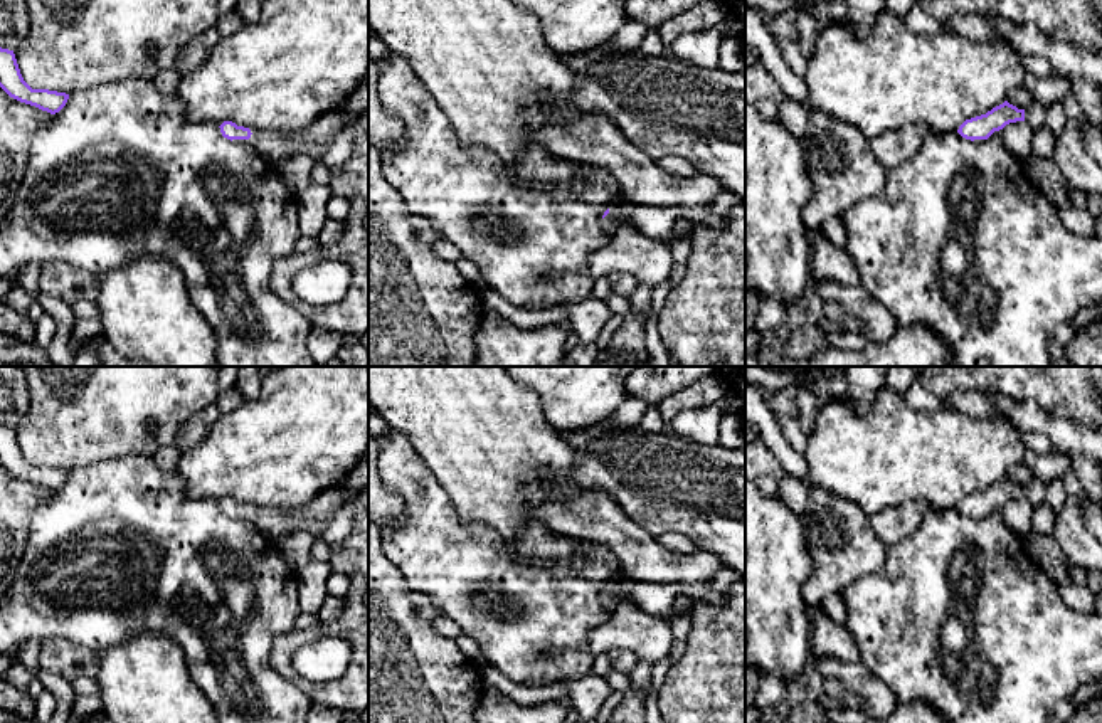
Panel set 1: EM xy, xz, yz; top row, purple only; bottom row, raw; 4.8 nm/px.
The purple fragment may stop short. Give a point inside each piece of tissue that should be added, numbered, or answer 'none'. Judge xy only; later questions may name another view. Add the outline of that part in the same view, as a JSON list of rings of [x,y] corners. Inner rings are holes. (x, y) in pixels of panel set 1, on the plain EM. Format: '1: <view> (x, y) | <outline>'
1: xy (273, 522) | [[[251,506],[249,516],[232,516],[234,520],[244,520],[252,523],[264,536],[281,540],[294,531],[306,531],[313,538],[323,535],[335,513],[313,515],[311,511],[279,508],[279,506]]]

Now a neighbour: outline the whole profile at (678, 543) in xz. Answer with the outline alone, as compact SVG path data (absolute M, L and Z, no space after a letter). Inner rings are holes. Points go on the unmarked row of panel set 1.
M666 533L663 536L658 538L660 545L663 545L665 548L675 551L675 553L690 553L695 550L693 543L678 533Z

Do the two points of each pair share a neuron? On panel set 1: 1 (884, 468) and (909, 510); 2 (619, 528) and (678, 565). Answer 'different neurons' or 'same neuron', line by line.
1: different neurons
2: same neuron

